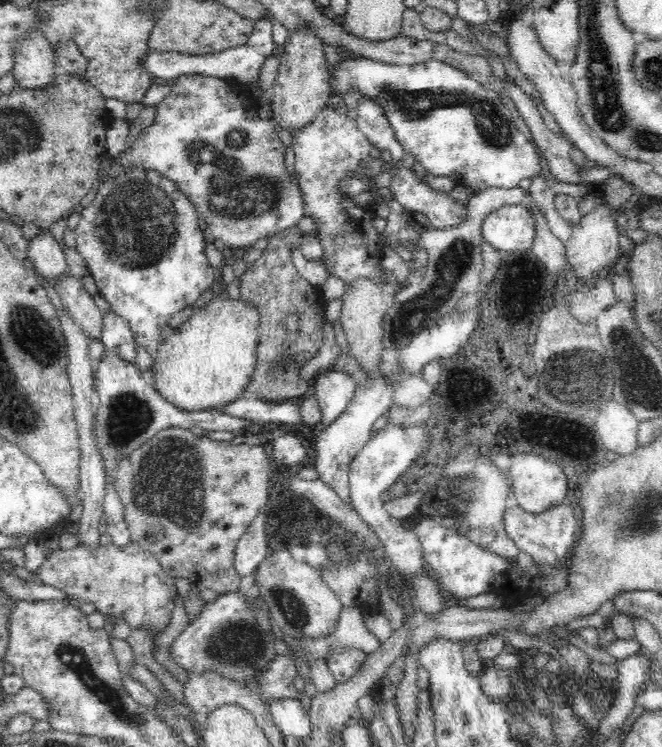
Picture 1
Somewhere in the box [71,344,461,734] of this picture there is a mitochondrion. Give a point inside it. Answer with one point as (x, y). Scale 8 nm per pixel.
(169, 486)

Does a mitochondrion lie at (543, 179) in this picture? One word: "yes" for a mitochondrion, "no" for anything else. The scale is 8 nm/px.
no

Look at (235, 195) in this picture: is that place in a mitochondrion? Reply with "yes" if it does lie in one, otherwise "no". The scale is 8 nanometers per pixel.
yes

